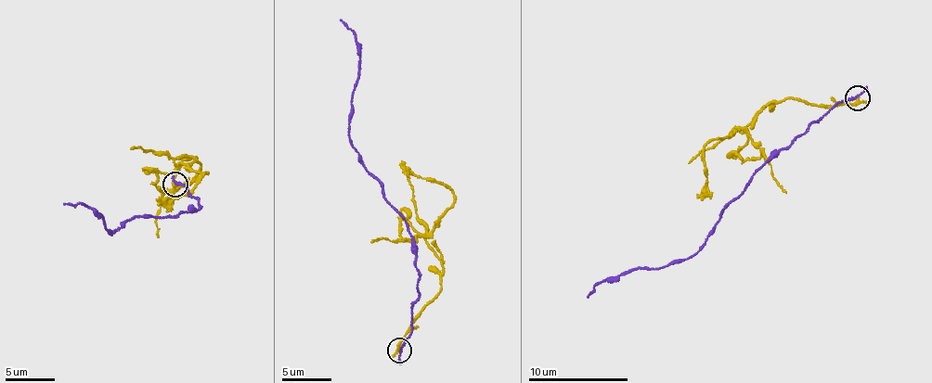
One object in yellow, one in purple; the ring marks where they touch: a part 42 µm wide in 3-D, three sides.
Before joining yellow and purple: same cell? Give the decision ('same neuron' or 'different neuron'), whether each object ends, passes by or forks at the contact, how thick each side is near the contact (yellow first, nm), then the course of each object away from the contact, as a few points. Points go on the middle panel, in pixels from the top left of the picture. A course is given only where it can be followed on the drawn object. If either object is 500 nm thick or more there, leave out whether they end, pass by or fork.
different neuron; yellow ends there; purple passes by; 240 nm thick on the yellow side, 150 nm on the other; yellow runs (400, 350), (441, 285), (441, 261), (426, 232), (435, 229), (453, 198), (402, 159); purple runs (400, 350), (412, 326), (418, 282), (411, 235), (350, 136), (359, 57), (355, 32), (340, 20)

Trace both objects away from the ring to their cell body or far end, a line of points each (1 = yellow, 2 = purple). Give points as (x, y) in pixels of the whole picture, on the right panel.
1: (857, 97), (761, 108), (736, 129), (744, 132), (711, 142), (696, 198)
2: (857, 97), (834, 105), (751, 174), (738, 197), (722, 208), (696, 251), (668, 264), (596, 283), (588, 297)

